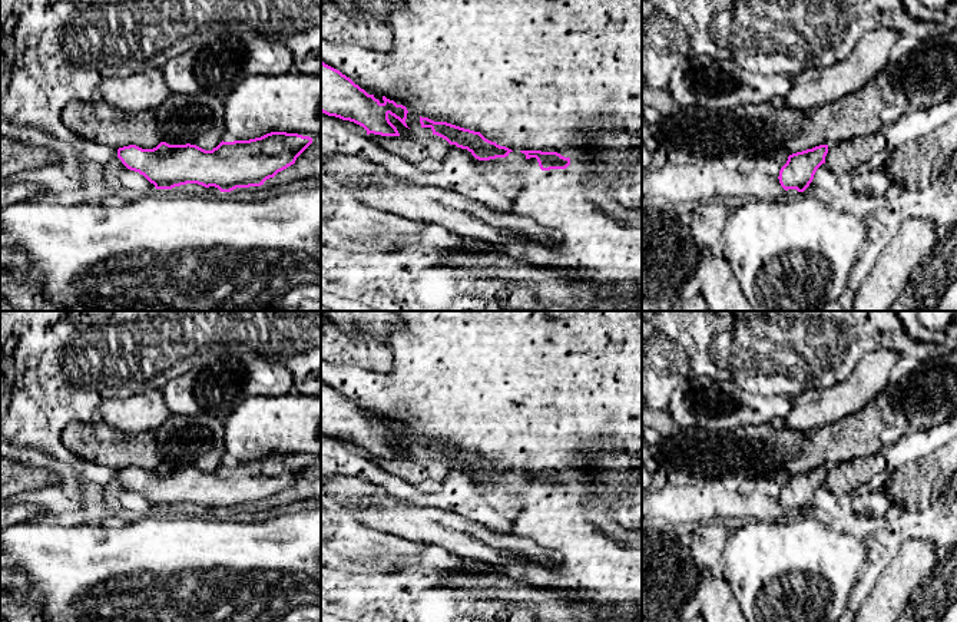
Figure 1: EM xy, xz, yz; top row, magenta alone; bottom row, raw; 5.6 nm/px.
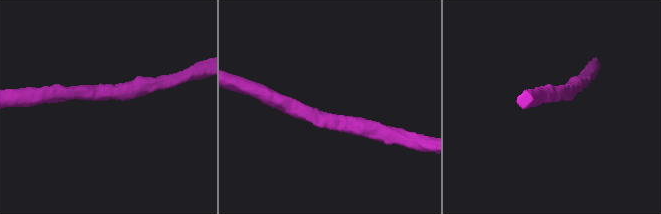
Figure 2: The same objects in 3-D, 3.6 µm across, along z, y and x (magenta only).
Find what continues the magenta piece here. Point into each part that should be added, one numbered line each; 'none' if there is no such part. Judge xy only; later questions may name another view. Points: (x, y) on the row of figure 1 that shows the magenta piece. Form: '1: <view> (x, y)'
none

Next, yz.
none

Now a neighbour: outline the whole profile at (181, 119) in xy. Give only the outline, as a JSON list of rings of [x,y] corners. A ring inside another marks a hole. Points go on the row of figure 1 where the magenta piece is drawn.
[[[170,93],[153,112],[156,130],[162,142],[169,145],[196,145],[212,150],[226,132],[223,120],[223,102],[215,97]]]

